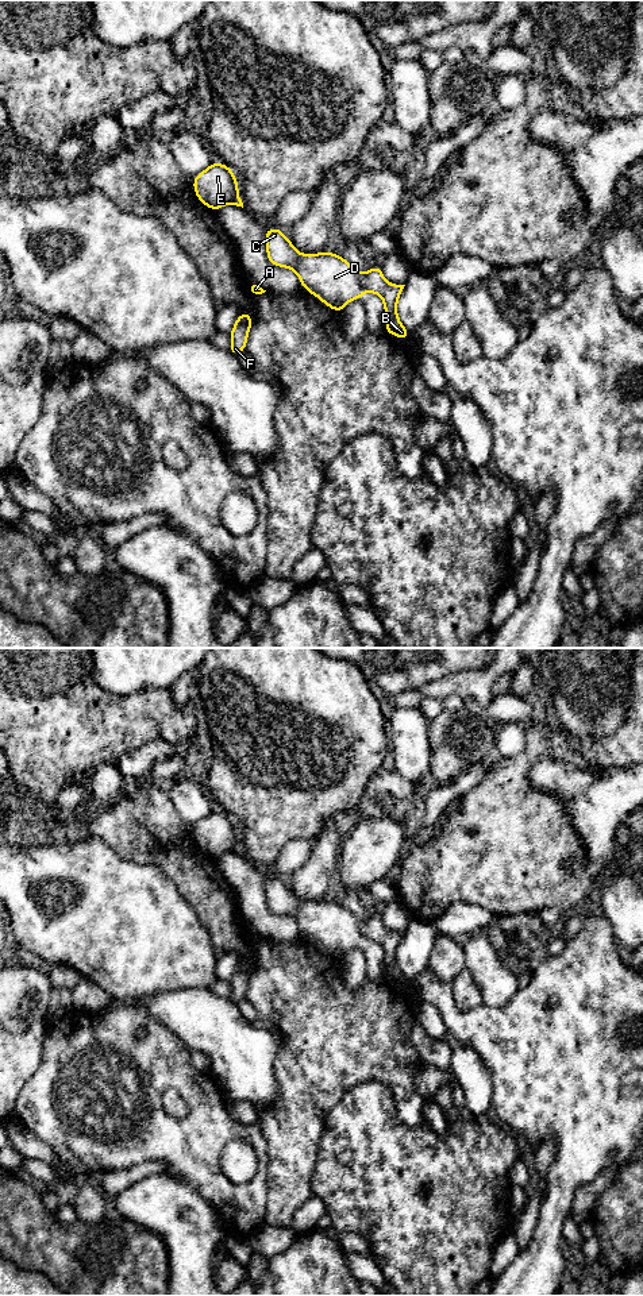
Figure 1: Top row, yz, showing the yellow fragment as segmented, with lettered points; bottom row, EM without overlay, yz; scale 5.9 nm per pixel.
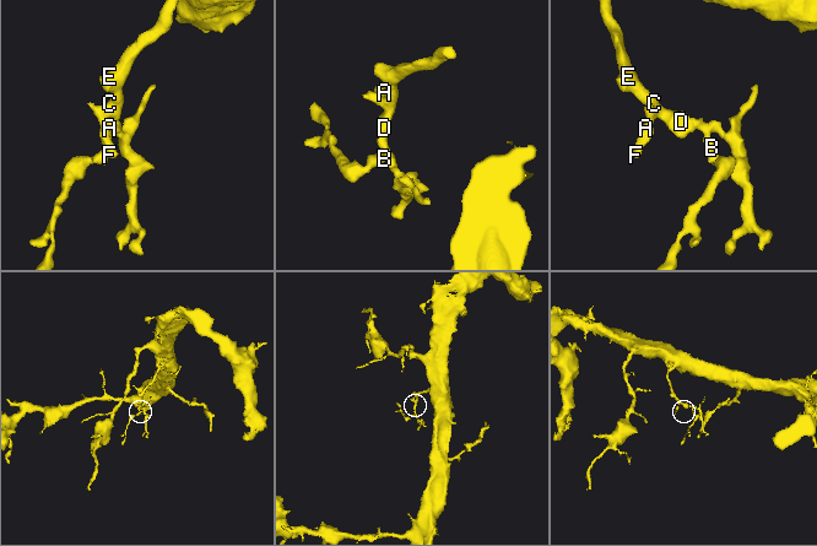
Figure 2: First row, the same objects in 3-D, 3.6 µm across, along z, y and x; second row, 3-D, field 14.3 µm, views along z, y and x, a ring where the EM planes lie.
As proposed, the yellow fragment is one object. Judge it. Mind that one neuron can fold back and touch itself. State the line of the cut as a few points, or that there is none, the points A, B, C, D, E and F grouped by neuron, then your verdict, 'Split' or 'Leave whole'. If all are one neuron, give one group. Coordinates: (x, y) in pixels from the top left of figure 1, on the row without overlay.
Split along yz (359, 922), (359, 930), (368, 938). Groups: A C D E F / B. Split

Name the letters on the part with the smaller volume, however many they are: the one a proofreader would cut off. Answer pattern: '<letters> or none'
B

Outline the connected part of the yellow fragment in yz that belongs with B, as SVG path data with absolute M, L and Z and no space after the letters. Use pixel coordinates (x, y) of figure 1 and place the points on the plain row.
M380 914L371 915L361 922L359 930L363 937L382 946L384 960L388 968L385 972L386 981L407 988L409 986L409 979L401 972L397 961L398 946L405 933L389 932L384 926Z

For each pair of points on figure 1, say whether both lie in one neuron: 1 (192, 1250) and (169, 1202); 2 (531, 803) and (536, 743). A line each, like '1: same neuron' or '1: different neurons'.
1: same neuron
2: same neuron

